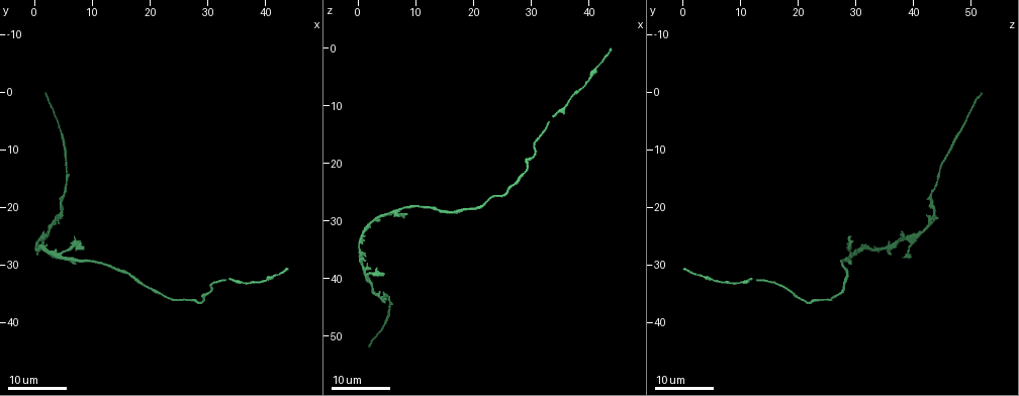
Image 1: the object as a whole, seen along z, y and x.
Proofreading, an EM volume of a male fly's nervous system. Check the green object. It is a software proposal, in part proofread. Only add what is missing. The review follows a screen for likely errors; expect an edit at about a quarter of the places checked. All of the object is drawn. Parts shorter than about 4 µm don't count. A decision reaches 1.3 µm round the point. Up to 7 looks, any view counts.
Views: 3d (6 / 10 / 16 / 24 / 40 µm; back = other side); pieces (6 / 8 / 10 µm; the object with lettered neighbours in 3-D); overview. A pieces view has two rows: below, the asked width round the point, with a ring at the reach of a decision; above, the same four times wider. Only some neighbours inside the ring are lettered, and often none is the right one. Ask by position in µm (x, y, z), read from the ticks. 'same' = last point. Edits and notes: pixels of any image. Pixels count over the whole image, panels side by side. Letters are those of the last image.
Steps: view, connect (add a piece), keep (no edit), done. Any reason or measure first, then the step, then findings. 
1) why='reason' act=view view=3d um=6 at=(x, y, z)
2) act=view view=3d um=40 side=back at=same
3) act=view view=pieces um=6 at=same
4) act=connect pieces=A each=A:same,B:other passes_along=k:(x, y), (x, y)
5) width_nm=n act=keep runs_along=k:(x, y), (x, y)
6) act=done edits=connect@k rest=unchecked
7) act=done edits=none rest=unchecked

why='free end' act=view view=3d um=16 at=(44.0, 30.5, 0.5)

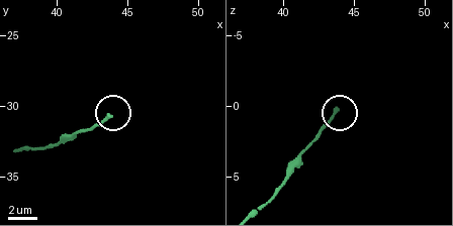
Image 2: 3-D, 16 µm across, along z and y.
why='what lies round it' act=view view=pieces um=6 at=(43.6, 30.6, 0.2)

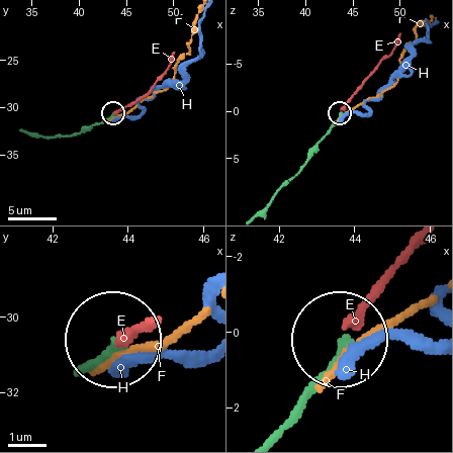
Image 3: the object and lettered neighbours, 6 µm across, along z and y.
act=connect pieces=E each=E:same,F:other,H:other passes_along=3:(323, 137), (365, 77), (395, 47), (400, 34) found='it goes on there'

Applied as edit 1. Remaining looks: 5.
why='free end' act=view view=3d um=16 at=(8.5, 27.0, 28.5)

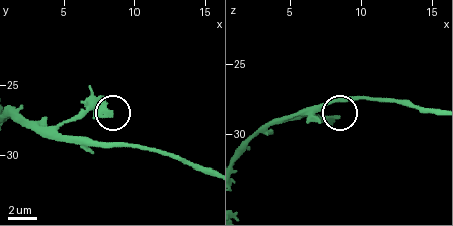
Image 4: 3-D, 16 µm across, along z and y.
act=view view=pieces um=6 at=(8.2, 27.0, 28.8)

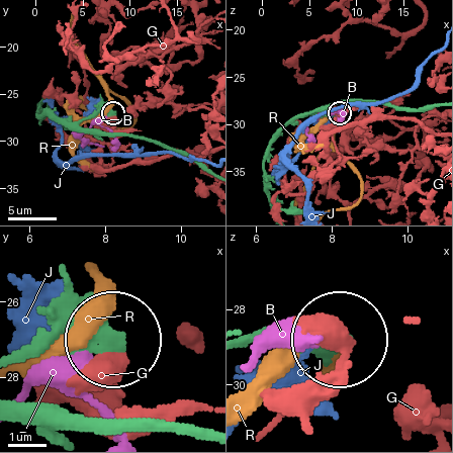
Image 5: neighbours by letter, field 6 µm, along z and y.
act=keep each=B:other,G:other,J:other,R:other runs_along=5:(16, 360), (74, 335), (109, 335) found='none of them fits'

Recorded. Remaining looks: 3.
why='end of a long branch' act=view view=3d um=24 at=(1.5, 0.5, 51.5)

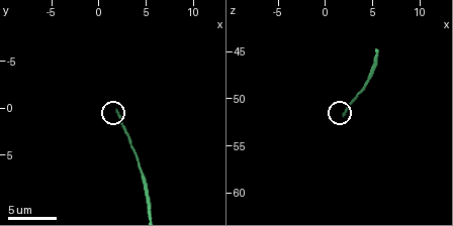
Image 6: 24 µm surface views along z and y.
why='see the neighbours' act=view view=pieces um=8 at=(1.8, 0.2, 51.8)

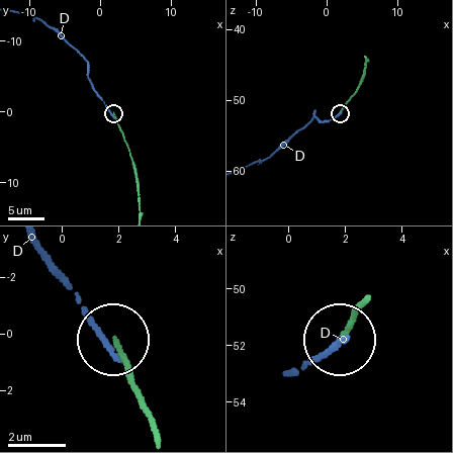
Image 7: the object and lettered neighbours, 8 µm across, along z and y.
width_nm=140 act=keep each=D:other runs_along=7:(147, 414), (115, 343) found='no lettered piece goes on from it'

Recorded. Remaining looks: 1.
act=done edits=connect@3 rest=unchecked

